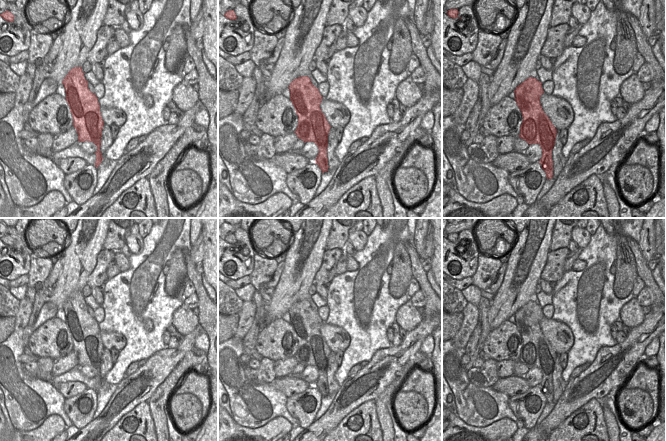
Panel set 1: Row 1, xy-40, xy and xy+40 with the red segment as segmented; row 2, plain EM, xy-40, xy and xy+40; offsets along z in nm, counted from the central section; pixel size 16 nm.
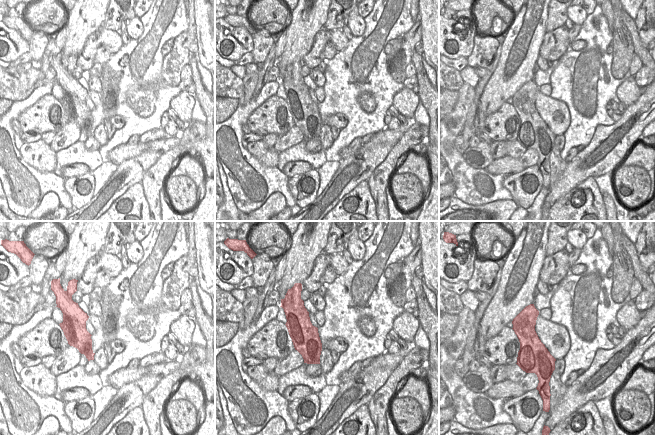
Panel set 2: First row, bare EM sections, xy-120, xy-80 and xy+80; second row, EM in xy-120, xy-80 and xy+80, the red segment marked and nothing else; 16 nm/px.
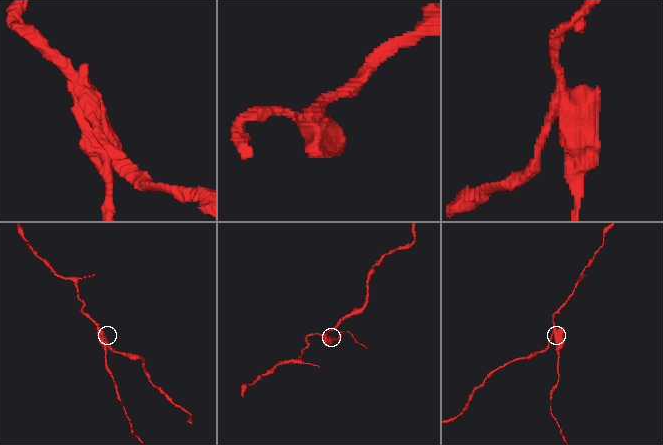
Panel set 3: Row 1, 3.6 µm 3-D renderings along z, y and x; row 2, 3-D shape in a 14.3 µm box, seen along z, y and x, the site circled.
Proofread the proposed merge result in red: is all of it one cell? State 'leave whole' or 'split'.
split

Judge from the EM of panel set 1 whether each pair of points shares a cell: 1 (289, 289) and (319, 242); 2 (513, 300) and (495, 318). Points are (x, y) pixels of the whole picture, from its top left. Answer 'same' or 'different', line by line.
1: same
2: same

